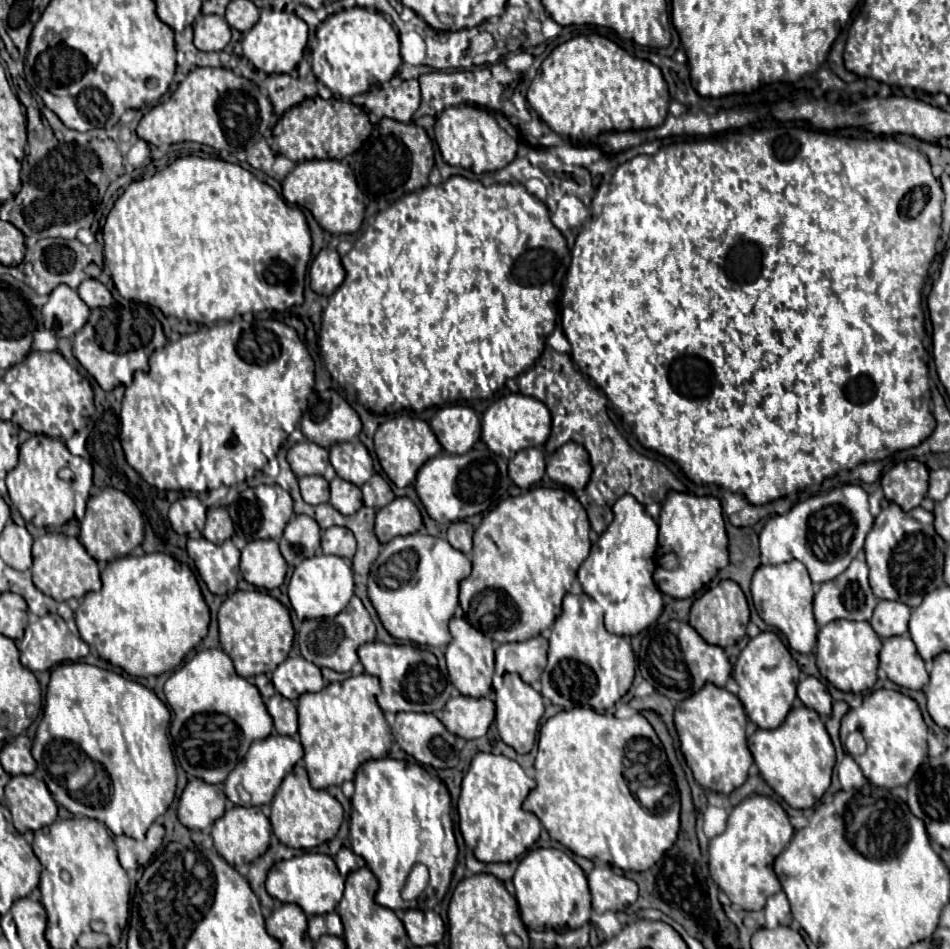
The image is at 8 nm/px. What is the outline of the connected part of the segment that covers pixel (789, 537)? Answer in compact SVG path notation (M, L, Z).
M845 484L829 494L813 496L795 504L787 514L767 520L759 534L761 558L769 564L791 562L791 558L805 564L813 584L823 584L839 576L863 550L865 536L873 528L867 492L857 484Z

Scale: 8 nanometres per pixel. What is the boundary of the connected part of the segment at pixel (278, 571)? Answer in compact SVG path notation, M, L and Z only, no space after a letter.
M253 540L241 552L243 578L265 590L279 588L285 580L287 564L279 552L275 540Z

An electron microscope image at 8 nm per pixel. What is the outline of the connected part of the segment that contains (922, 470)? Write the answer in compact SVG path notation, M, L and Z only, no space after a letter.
M917 460L901 462L883 474L881 486L889 502L895 502L903 512L909 512L917 508L927 494L929 470Z

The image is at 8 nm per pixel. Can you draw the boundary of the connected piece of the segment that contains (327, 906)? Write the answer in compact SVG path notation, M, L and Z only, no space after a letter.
M305 852L301 856L277 862L267 874L267 892L279 902L297 904L307 916L333 912L343 896L343 876L339 874L335 862L327 854Z

